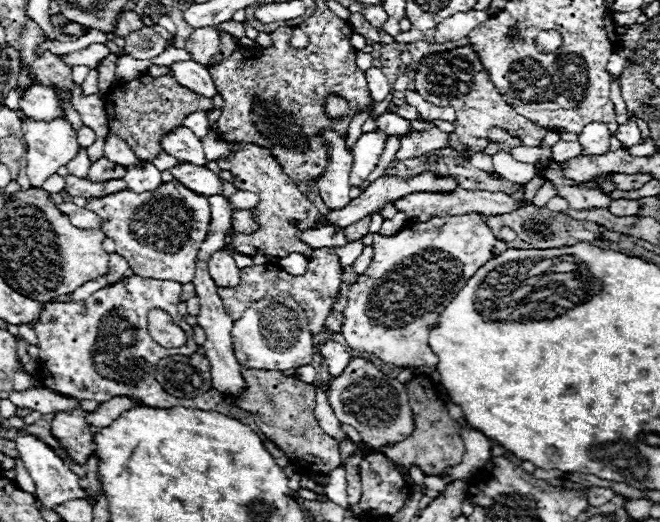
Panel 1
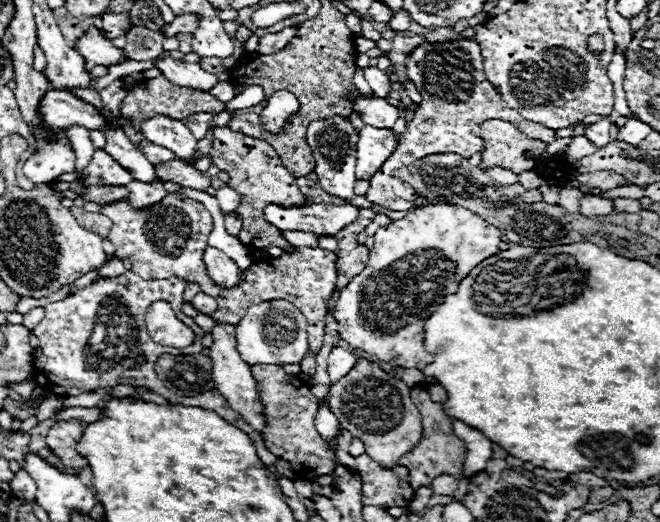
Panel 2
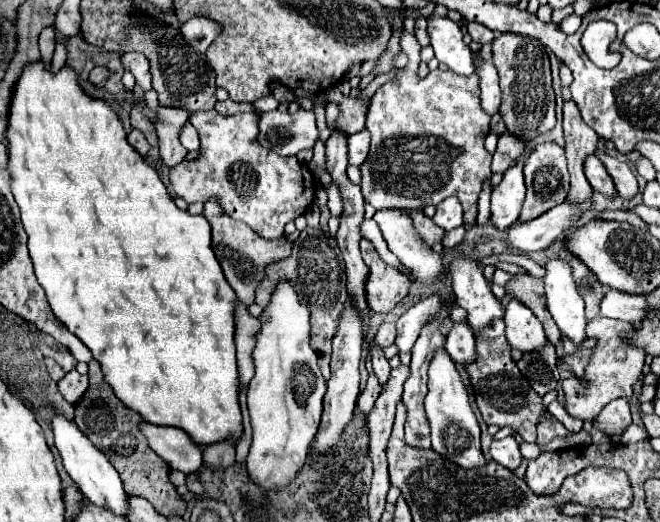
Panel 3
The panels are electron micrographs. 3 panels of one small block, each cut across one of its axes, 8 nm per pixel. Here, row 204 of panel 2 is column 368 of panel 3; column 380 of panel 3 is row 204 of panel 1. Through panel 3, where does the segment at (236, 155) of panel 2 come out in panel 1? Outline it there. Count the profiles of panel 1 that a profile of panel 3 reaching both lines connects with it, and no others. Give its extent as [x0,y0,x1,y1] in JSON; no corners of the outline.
[218,146,326,258]

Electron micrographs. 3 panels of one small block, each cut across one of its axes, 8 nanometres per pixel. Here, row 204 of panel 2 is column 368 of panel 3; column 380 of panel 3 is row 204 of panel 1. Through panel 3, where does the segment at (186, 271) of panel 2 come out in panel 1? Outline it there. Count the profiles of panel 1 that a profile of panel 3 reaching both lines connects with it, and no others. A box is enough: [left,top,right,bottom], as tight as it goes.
[86,182,210,284]

